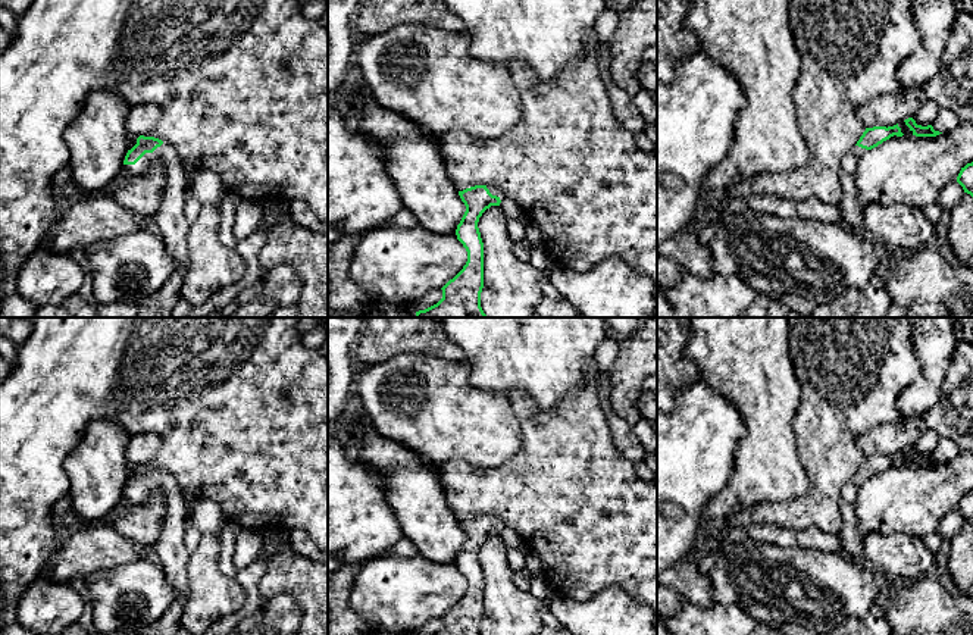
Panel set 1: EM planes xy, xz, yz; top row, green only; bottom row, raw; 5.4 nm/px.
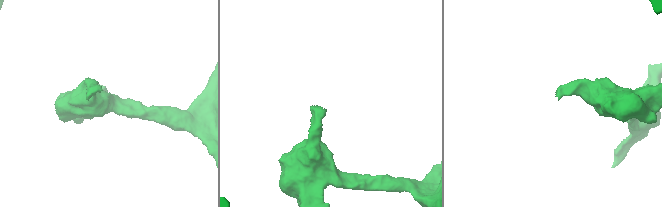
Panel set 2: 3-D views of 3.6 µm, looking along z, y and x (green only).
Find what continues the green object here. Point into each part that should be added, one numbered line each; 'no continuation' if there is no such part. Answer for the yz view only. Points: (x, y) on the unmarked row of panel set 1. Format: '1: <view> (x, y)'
1: yz (851, 541)

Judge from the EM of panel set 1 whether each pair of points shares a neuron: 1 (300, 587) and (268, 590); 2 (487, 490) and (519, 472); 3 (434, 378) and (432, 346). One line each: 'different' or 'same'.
1: same
2: same
3: different

